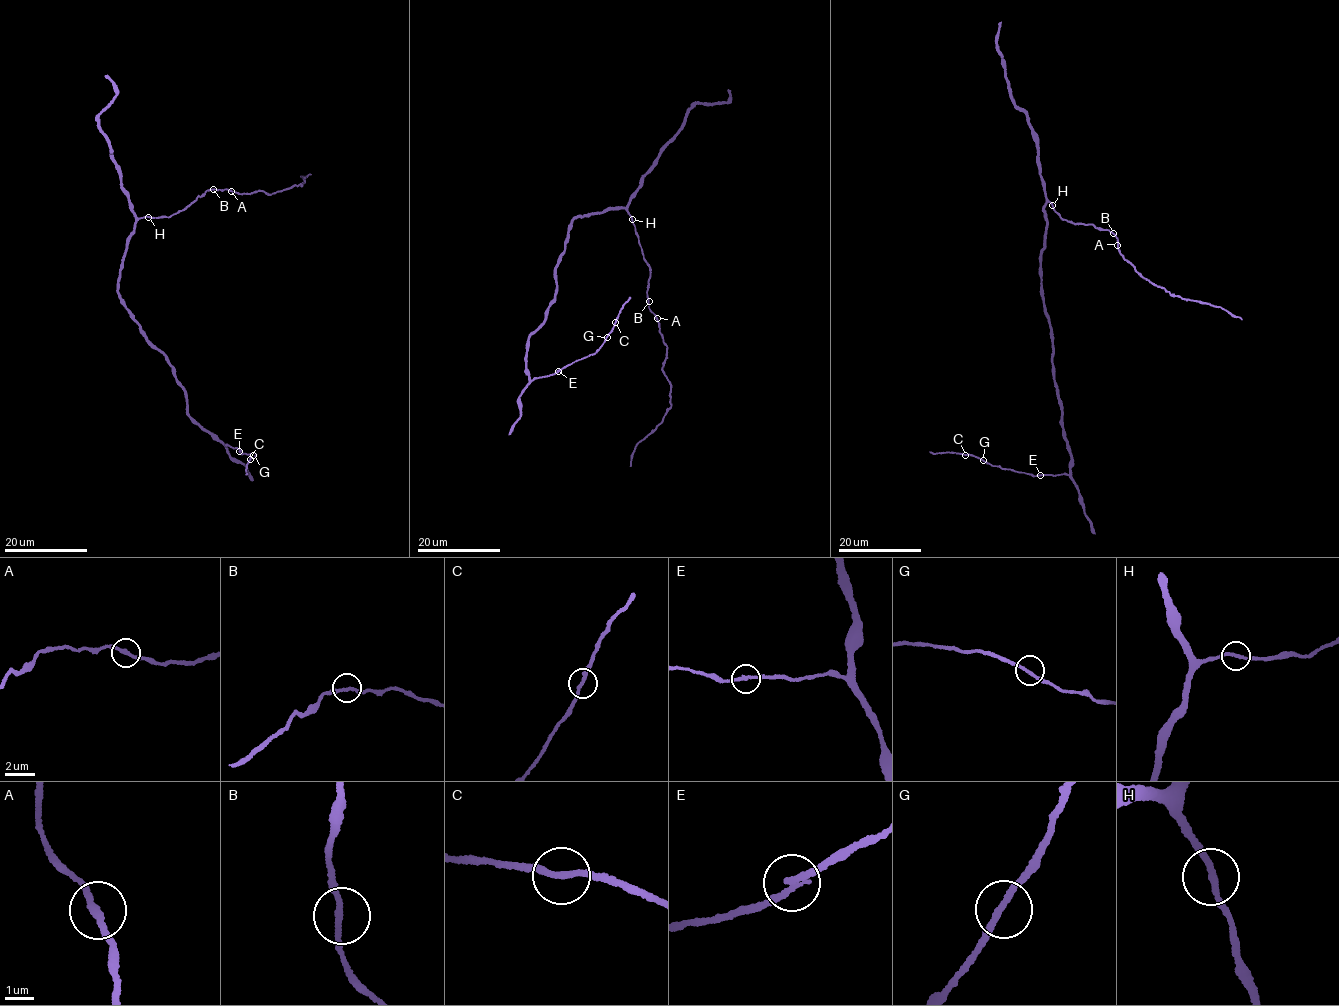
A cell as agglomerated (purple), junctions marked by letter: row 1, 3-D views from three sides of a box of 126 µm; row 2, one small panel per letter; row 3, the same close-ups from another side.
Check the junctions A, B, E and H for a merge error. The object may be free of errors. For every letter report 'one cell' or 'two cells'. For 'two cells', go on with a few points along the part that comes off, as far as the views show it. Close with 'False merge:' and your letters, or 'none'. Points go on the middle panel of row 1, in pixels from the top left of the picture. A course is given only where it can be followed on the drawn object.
A: one cell
B: one cell
E: one cell
H: one cell
False merge: none

